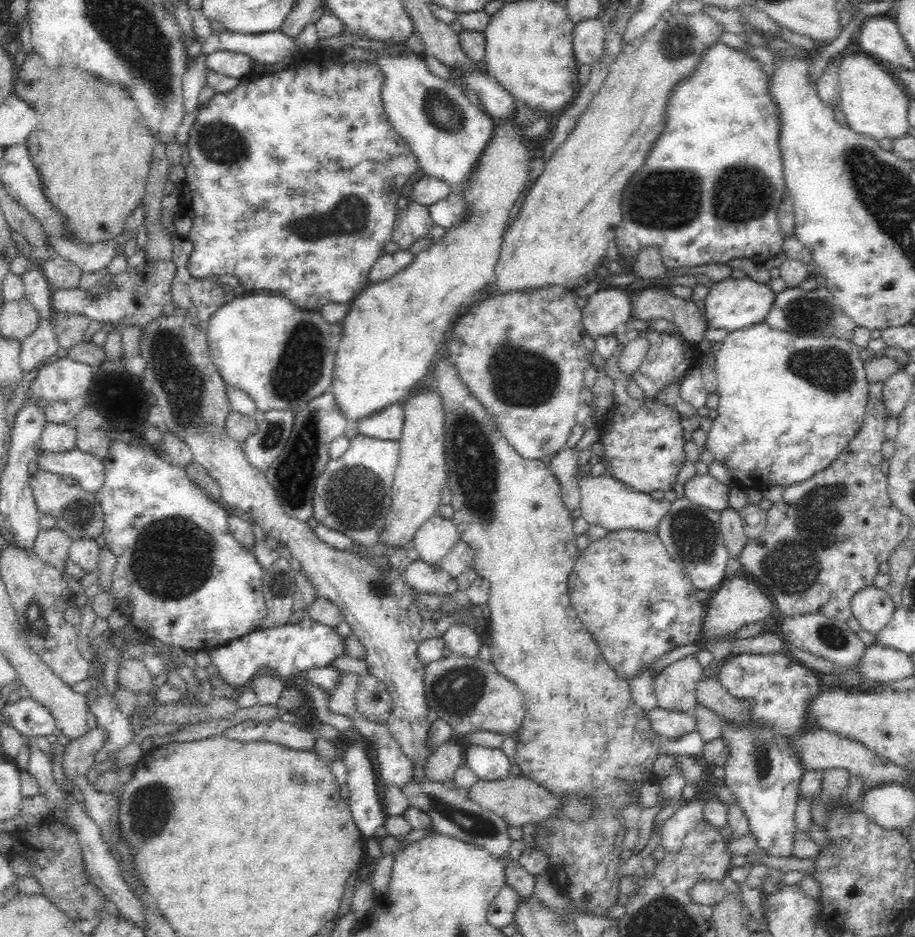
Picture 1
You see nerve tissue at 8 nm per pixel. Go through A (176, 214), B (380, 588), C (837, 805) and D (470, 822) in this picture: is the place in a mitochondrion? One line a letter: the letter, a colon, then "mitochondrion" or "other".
A: other
B: mitochondrion
C: other
D: mitochondrion

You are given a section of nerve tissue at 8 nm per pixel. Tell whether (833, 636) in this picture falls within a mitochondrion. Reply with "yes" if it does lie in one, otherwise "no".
yes

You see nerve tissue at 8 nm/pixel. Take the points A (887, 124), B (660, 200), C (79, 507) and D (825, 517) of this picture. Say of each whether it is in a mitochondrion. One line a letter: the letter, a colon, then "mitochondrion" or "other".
A: other
B: mitochondrion
C: other
D: mitochondrion

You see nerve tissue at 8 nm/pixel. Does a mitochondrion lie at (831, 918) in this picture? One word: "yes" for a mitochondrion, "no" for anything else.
no

